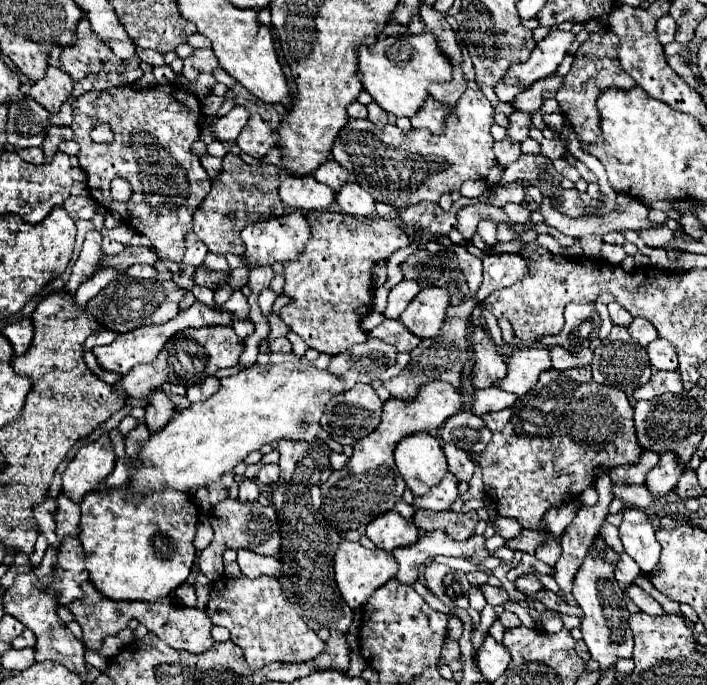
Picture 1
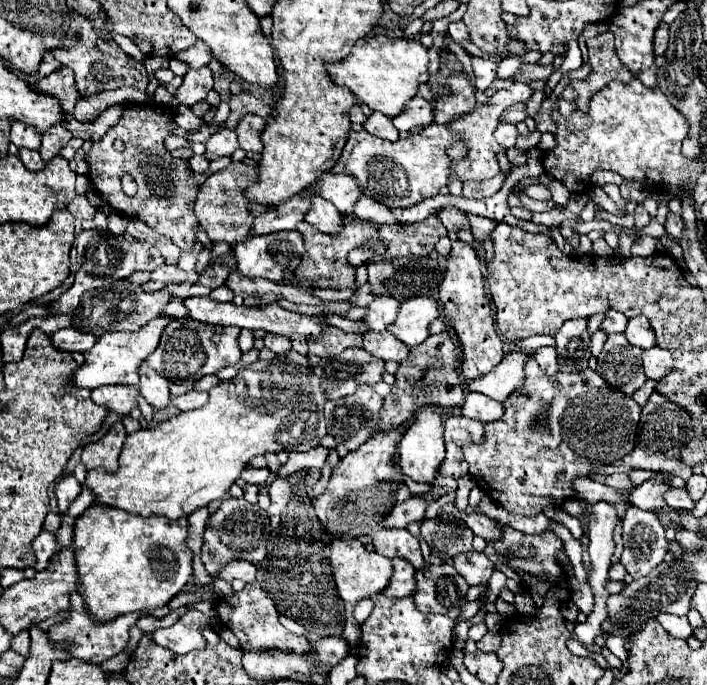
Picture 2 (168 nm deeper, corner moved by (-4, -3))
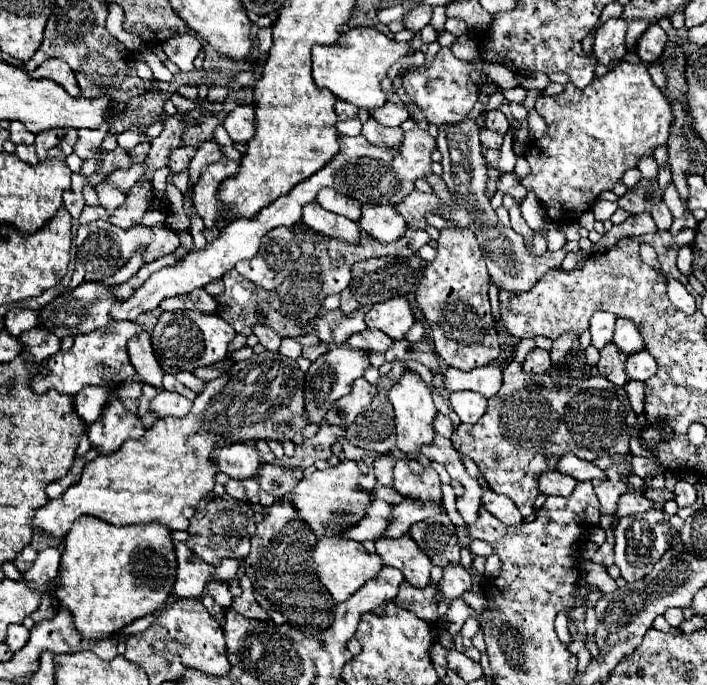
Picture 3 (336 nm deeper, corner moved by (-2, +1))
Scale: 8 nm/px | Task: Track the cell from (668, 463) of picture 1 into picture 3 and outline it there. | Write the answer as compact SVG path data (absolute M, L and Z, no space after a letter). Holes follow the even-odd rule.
M628 491L626 495L622 495L622 499L618 501L618 511L616 517L626 517L626 515L636 515L642 513L646 509L650 509L654 503L648 501L644 497L642 491Z

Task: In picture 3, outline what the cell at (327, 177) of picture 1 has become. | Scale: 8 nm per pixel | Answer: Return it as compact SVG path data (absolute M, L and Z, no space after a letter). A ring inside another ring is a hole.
M330 187L322 189L316 199L324 209L328 209L332 213L338 213L338 215L344 215L344 217L348 217L356 223L360 221L362 203L358 203L358 199L350 199L348 195L340 195L338 191L332 191Z

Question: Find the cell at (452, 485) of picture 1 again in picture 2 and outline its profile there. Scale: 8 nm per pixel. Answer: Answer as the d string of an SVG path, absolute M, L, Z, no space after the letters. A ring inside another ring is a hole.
M410 497L404 503L396 503L394 509L388 513L388 517L384 519L382 527L392 527L392 529L404 529L410 523L422 521L424 519L424 511L426 511L428 501L424 501L422 497Z

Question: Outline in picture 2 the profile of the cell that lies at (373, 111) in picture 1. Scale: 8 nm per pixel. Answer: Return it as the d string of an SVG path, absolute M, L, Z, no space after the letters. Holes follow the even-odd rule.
M372 113L366 119L364 129L374 137L380 137L380 139L386 139L386 141L398 141L398 131L392 127L392 121L386 115Z

